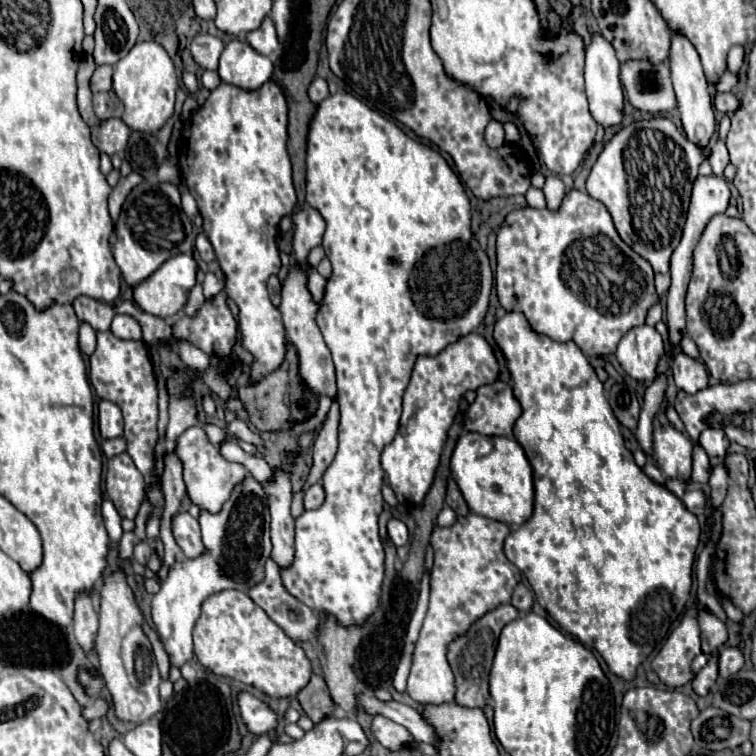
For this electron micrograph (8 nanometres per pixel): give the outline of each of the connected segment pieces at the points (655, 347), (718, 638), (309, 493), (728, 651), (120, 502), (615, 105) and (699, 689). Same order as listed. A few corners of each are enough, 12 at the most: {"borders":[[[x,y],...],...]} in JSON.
{"borders":[[[651,326],[627,332],[615,352],[621,368],[653,382],[665,356]],[[699,614],[702,652],[717,652],[727,642],[725,624]],[[321,484],[309,486],[303,494],[307,510],[319,508],[325,500]],[[737,648],[719,652],[719,676],[727,678],[743,668]],[[125,452],[109,460],[105,492],[133,520],[145,482]],[[601,34],[587,46],[589,110],[605,130],[623,120],[619,60]],[[717,656],[695,674],[693,692],[707,696],[717,680]]]}

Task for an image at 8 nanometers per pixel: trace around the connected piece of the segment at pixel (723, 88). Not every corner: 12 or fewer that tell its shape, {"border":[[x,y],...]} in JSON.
{"border":[[733,72],[723,74],[721,82],[715,86],[719,92],[731,92],[739,82]]}

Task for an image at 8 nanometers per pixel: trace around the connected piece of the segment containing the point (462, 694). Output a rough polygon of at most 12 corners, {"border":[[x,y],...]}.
{"border":[[503,604],[449,644],[457,704],[485,706],[503,626],[519,610]]}

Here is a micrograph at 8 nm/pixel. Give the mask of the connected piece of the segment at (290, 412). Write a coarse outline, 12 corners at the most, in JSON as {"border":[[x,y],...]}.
{"border":[[293,346],[281,368],[245,386],[259,432],[291,432],[317,412],[319,398],[299,376]]}

